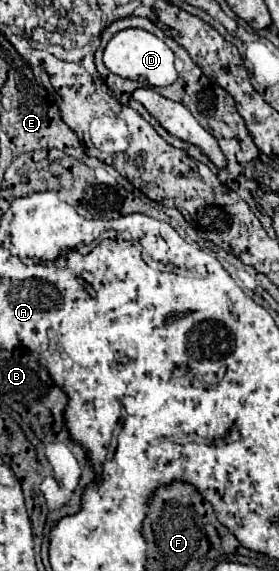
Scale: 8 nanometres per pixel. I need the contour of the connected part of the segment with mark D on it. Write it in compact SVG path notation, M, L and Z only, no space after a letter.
M124 29L120 33L116 33L106 49L104 49L104 65L126 79L134 79L134 81L142 81L150 87L164 87L164 85L172 85L178 79L178 71L174 67L174 51L156 35L148 33L146 29Z

